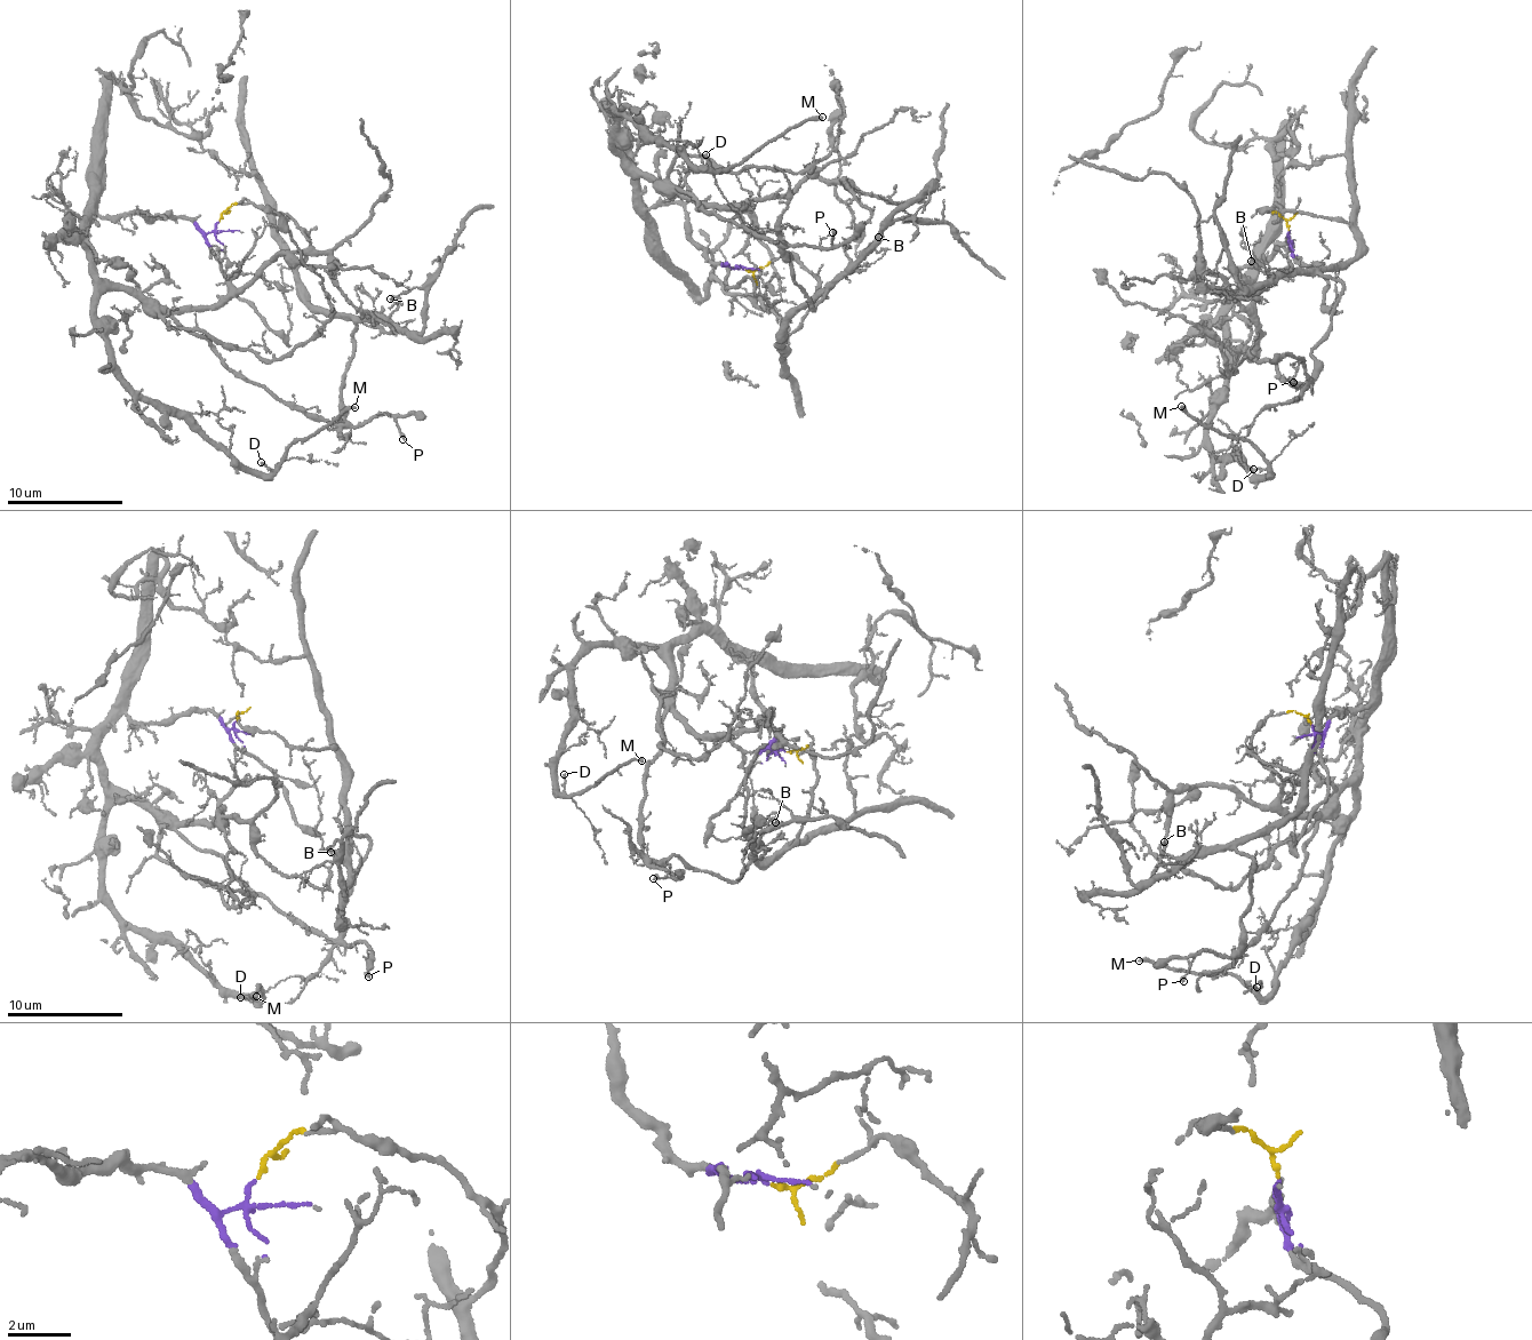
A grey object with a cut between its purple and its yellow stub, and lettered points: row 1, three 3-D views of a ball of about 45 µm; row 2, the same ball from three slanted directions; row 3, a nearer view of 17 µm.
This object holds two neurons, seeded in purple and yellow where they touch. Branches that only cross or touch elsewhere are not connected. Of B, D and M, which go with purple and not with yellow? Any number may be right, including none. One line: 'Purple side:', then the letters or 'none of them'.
Purple side: D, M

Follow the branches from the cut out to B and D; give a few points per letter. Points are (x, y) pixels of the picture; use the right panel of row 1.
B: (1287, 231), (1277, 213), (1260, 210), (1338, 216), (1356, 253), (1305, 271), (1251, 260)
D: (1287, 231), (1291, 245), (1238, 272), (1252, 282), (1226, 312), (1227, 393), (1206, 447), (1269, 475), (1252, 470)

